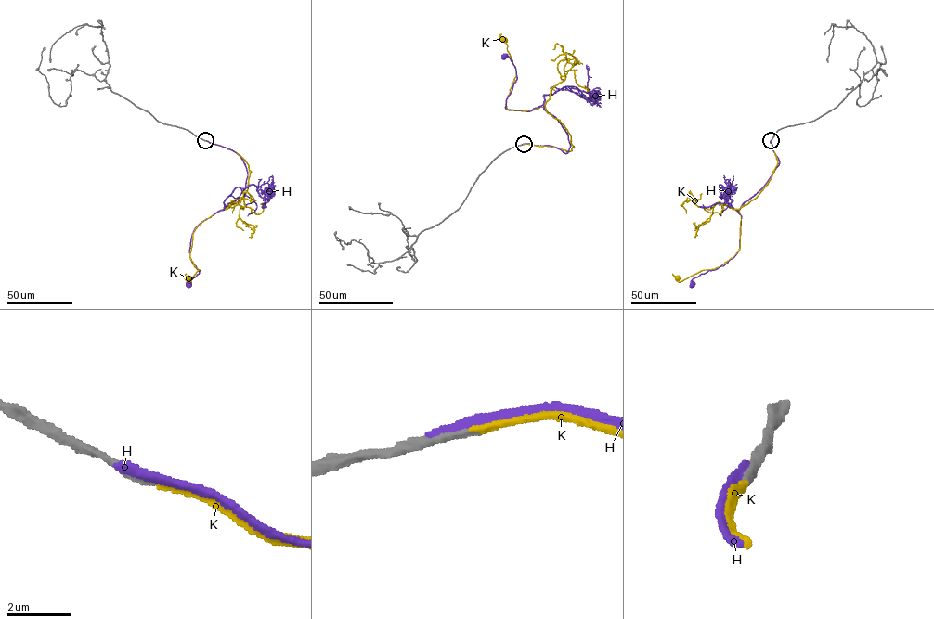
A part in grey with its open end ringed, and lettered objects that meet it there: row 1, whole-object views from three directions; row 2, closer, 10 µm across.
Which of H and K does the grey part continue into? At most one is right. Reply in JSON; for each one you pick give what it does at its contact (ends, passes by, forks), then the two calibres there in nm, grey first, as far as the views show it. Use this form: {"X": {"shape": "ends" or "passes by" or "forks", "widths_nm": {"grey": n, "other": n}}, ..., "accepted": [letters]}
{"K": {"shape": "ends", "widths_nm": {"grey": 280, "other": 260}}, "accepted": ["K"]}

